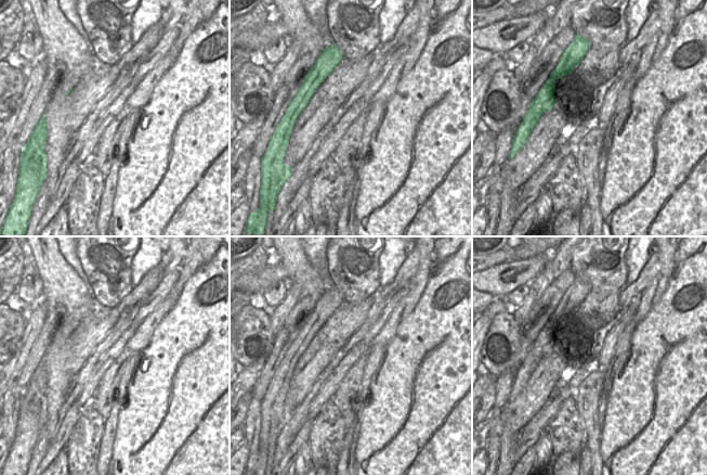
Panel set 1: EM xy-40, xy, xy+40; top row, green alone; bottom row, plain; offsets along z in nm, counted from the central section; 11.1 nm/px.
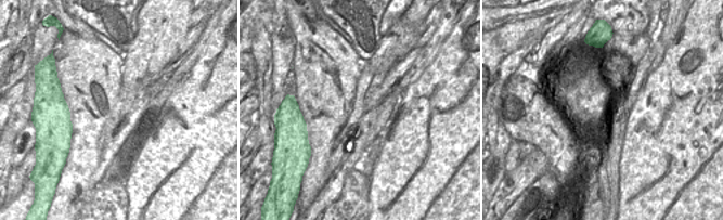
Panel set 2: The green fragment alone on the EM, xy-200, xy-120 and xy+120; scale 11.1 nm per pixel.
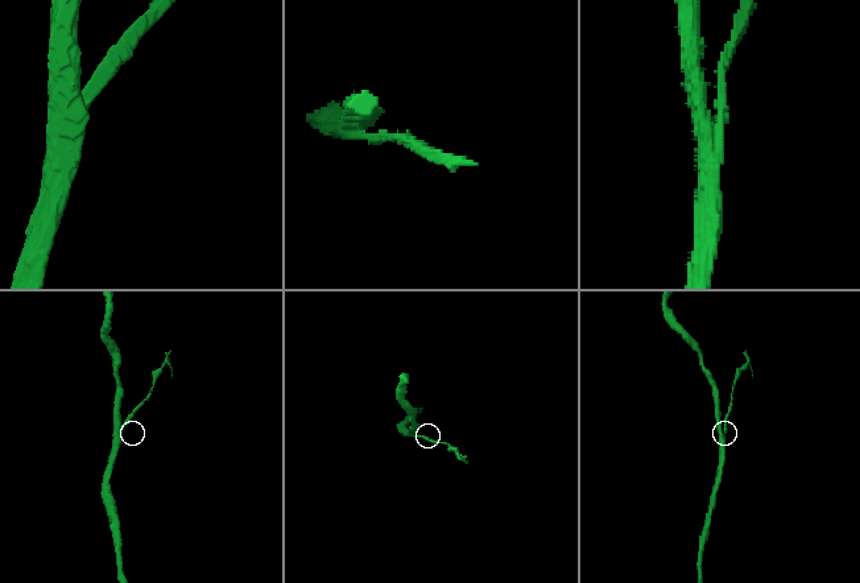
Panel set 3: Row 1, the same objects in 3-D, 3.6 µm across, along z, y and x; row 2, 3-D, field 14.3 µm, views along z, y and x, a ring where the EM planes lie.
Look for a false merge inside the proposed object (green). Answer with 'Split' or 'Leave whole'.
Split.

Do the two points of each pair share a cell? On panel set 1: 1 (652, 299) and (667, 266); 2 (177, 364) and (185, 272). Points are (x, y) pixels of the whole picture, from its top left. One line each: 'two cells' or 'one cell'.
1: one cell
2: two cells

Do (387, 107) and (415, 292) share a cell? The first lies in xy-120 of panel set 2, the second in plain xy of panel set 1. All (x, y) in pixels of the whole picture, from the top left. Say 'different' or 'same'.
same

